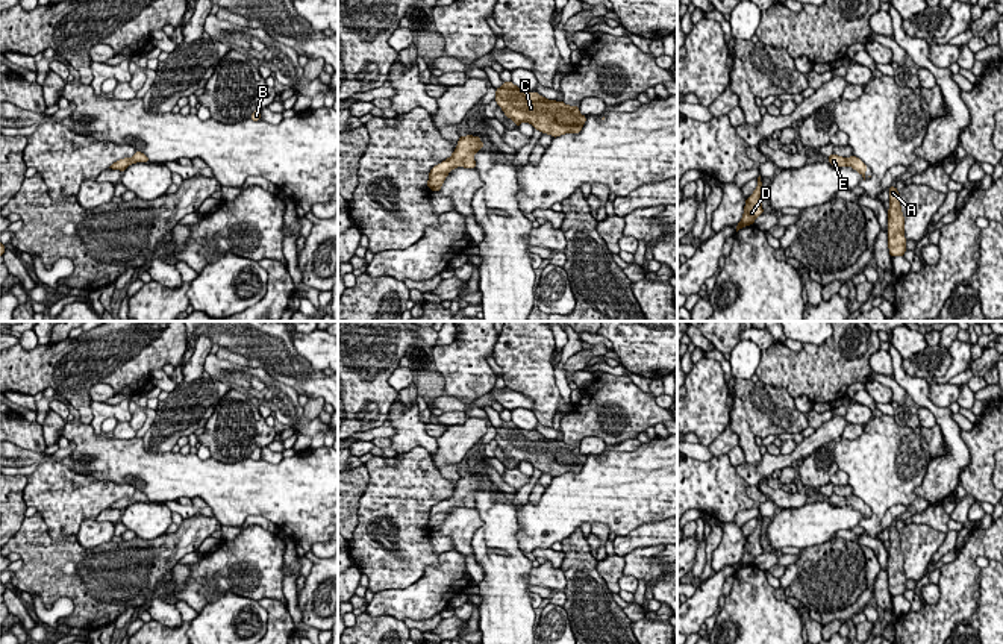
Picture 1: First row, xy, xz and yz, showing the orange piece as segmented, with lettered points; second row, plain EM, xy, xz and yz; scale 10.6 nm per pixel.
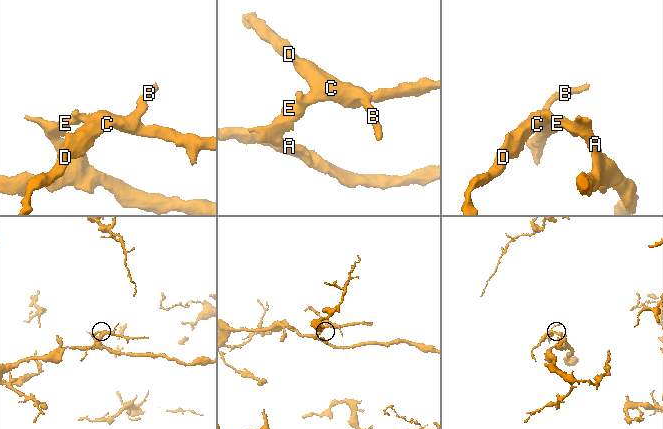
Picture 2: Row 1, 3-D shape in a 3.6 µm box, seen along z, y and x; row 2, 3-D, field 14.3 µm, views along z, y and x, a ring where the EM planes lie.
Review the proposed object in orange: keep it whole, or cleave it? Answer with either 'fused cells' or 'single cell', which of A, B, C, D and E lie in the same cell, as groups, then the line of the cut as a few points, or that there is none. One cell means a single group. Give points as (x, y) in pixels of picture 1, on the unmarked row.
single cell; groups A B C D E; cut none

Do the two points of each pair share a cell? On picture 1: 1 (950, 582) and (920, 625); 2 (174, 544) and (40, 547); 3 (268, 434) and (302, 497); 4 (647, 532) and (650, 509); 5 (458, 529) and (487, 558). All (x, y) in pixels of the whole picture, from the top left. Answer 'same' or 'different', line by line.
1: same
2: same
3: different
4: different
5: different

